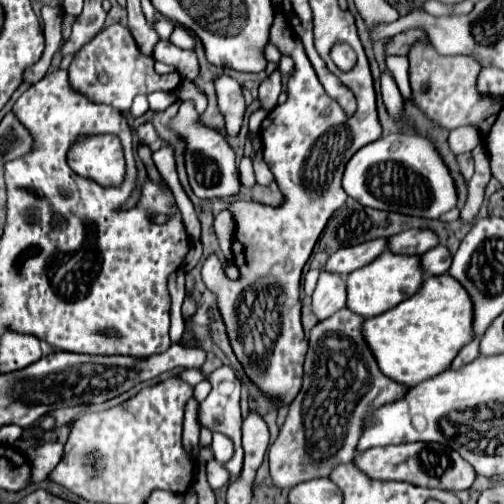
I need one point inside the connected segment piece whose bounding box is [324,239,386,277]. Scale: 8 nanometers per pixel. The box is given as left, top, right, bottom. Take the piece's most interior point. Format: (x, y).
(348, 259)

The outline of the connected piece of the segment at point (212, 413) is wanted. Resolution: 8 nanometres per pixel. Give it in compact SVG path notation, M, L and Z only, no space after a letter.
M222 365L220 369L212 371L210 375L202 375L202 371L198 369L185 369L178 376L191 385L196 385L204 381L204 379L212 385L210 395L198 405L198 423L202 427L210 429L212 433L222 433L222 435L226 435L226 437L232 439L236 453L234 453L234 457L230 461L230 471L232 471L232 477L238 479L240 477L240 467L244 463L244 449L242 449L242 431L240 431L240 427L242 427L242 415L240 415L240 381L236 377L236 373L232 371L232 367Z

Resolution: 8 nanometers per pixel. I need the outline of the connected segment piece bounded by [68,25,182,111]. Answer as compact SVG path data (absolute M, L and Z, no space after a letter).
M110 25L100 31L92 41L88 41L76 53L72 65L68 67L68 77L72 87L76 87L82 95L88 95L88 99L92 99L94 103L104 103L118 111L130 109L132 99L136 95L150 95L154 91L174 91L182 83L178 71L158 75L154 71L154 59L144 55L136 47L130 31L122 25Z

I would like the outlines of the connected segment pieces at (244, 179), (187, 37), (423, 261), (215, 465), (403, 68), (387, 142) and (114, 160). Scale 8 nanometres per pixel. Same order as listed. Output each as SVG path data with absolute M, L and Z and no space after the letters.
M244 157L242 161L240 161L240 183L244 185L244 187L254 187L256 185L256 179L254 179L254 169L252 169L252 161L248 159L248 157Z
M176 25L172 35L170 35L170 41L182 49L194 49L194 39L192 35L182 27L182 25Z
M442 245L420 255L420 269L424 271L424 275L442 275L448 271L450 263L452 263L452 257L448 249Z
M214 457L206 463L206 473L208 473L208 481L210 481L212 489L216 489L216 491L222 489L224 485L228 485L228 481L230 481L228 471Z
M390 55L386 59L386 63L388 63L388 71L394 77L394 81L396 81L402 97L408 99L408 101L412 101L412 91L410 91L410 83L408 83L408 57Z
M394 133L364 145L346 165L342 187L348 197L372 209L438 219L458 203L456 183L448 165L426 137L418 133Z
M82 139L72 147L68 163L78 175L90 177L100 185L122 185L124 157L118 155L118 143L88 143L88 139Z

